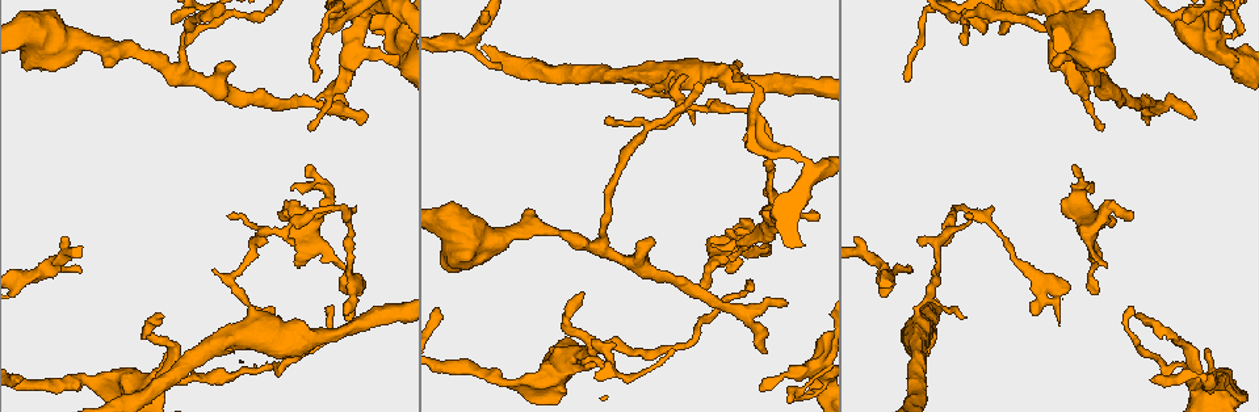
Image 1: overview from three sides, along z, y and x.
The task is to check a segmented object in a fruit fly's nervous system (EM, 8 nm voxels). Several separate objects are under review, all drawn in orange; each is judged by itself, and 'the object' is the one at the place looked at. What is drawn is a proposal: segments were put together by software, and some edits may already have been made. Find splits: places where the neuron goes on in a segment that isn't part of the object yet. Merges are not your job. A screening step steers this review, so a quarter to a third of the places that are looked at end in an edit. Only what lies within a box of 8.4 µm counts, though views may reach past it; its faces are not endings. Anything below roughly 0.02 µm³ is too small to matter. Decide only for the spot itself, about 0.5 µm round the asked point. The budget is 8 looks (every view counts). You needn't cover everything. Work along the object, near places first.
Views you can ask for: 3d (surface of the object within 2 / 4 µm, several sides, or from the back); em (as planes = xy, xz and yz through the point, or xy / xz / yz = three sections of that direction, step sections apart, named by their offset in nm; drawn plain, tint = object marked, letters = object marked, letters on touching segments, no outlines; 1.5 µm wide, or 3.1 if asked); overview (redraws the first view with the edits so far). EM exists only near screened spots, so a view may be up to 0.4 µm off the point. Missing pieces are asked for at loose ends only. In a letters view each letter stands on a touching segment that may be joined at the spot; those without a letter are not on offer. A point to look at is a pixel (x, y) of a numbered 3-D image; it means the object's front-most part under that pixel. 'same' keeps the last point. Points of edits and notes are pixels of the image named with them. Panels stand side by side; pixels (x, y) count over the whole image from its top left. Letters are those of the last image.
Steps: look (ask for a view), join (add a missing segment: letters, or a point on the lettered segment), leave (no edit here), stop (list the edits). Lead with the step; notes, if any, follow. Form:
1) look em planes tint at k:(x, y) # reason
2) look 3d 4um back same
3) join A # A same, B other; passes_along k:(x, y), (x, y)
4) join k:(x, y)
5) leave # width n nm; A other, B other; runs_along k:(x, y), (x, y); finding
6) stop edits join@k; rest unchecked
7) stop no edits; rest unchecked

look em yz step 8 tint at 1:(231, 64) # branch stops here

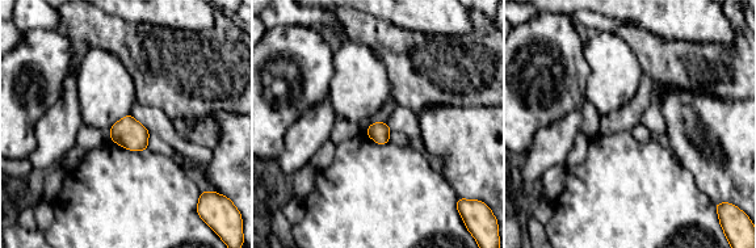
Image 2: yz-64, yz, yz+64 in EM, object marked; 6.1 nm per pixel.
look em xz step 8 letters same

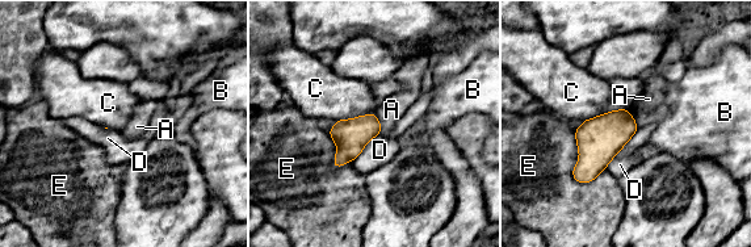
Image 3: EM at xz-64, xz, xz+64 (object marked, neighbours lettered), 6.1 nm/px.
leave # A other, B other, C other, D other, E other; border 3:(376, 114), (381, 133); none of them fits

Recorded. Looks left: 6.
look 3d 4um at 1:(606, 123) # branch stops here

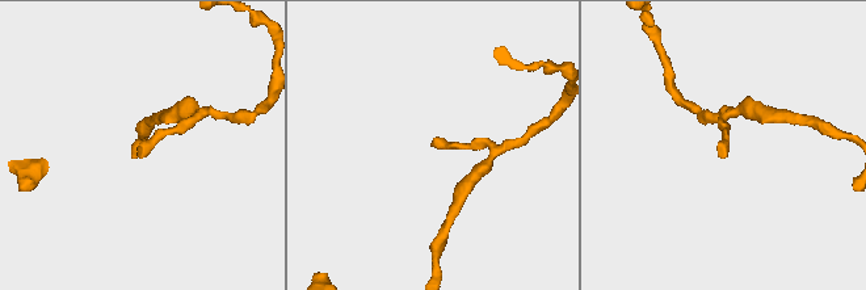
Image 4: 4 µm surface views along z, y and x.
look em planes letters at 4:(432, 146) # shape alone is not enough

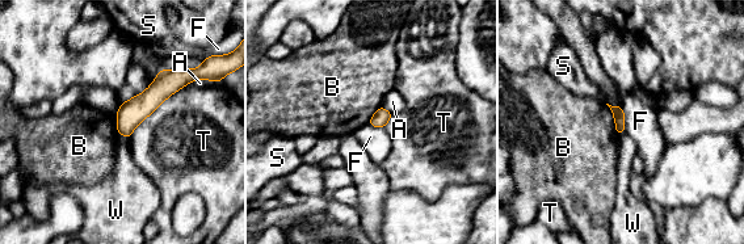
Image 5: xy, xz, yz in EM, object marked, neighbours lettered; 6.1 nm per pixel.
leave # A other, B other, F other, S other, T other, W other; border 5:(621, 105), (625, 131); none of them fits

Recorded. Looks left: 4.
look 3d 2um at 1:(907, 79) # end of a long branch

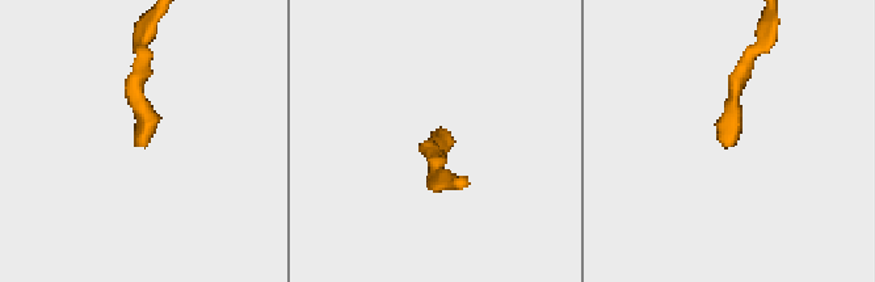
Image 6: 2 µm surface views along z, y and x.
look em planes letters at 6:(137, 144) # shape alone is not enough

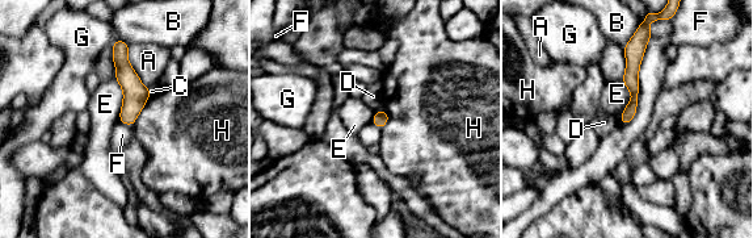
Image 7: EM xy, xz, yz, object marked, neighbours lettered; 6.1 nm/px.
leave # A other, B other, C other, D other, E other, F other, G other, H other; runs_along 7:(120, 44), (130, 82), (129, 121); none of them fits

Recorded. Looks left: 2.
stop no edits; rest unchecked

